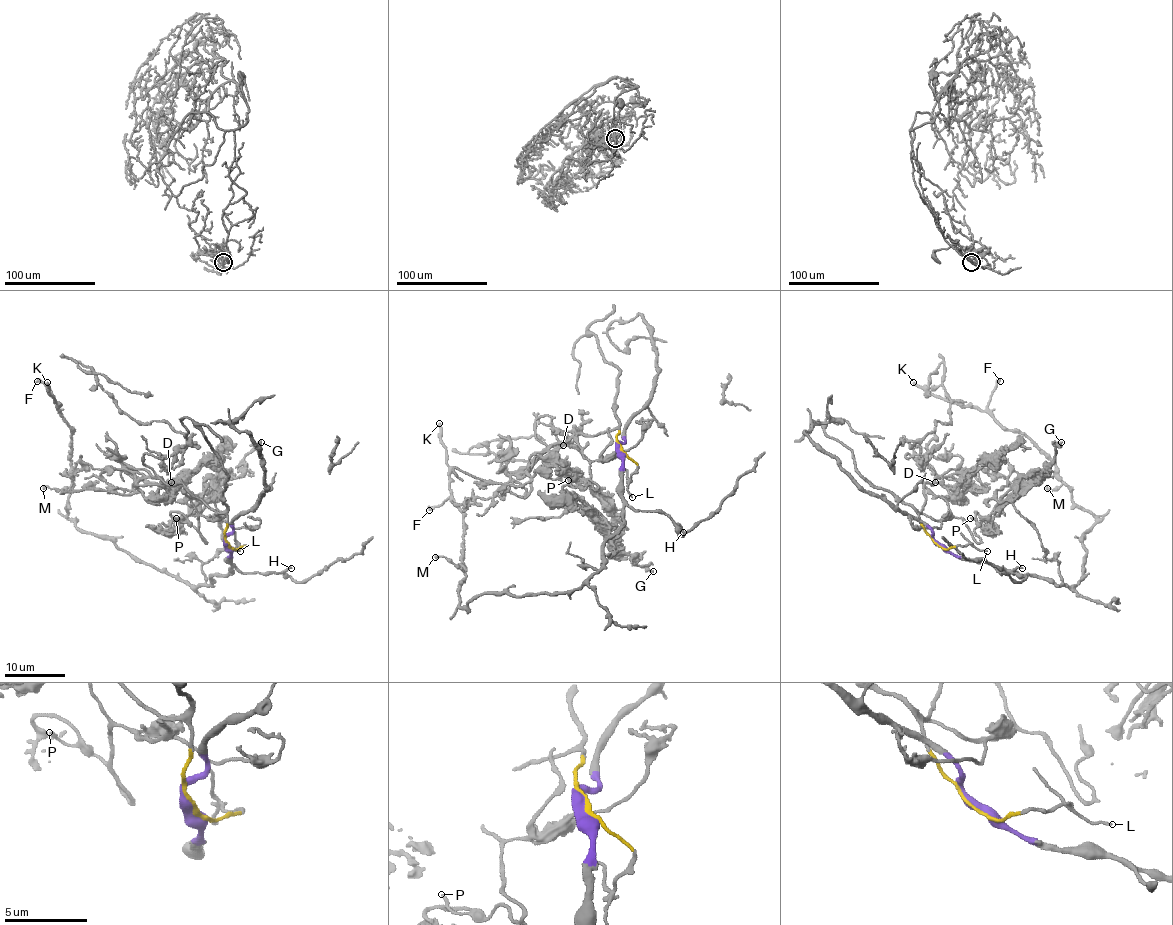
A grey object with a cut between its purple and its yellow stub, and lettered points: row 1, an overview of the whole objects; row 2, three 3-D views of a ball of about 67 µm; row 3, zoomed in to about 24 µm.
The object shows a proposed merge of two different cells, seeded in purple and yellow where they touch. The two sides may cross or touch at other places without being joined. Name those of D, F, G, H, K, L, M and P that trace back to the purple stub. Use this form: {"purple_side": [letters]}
{"purple_side": ["F", "H", "K", "M"]}

